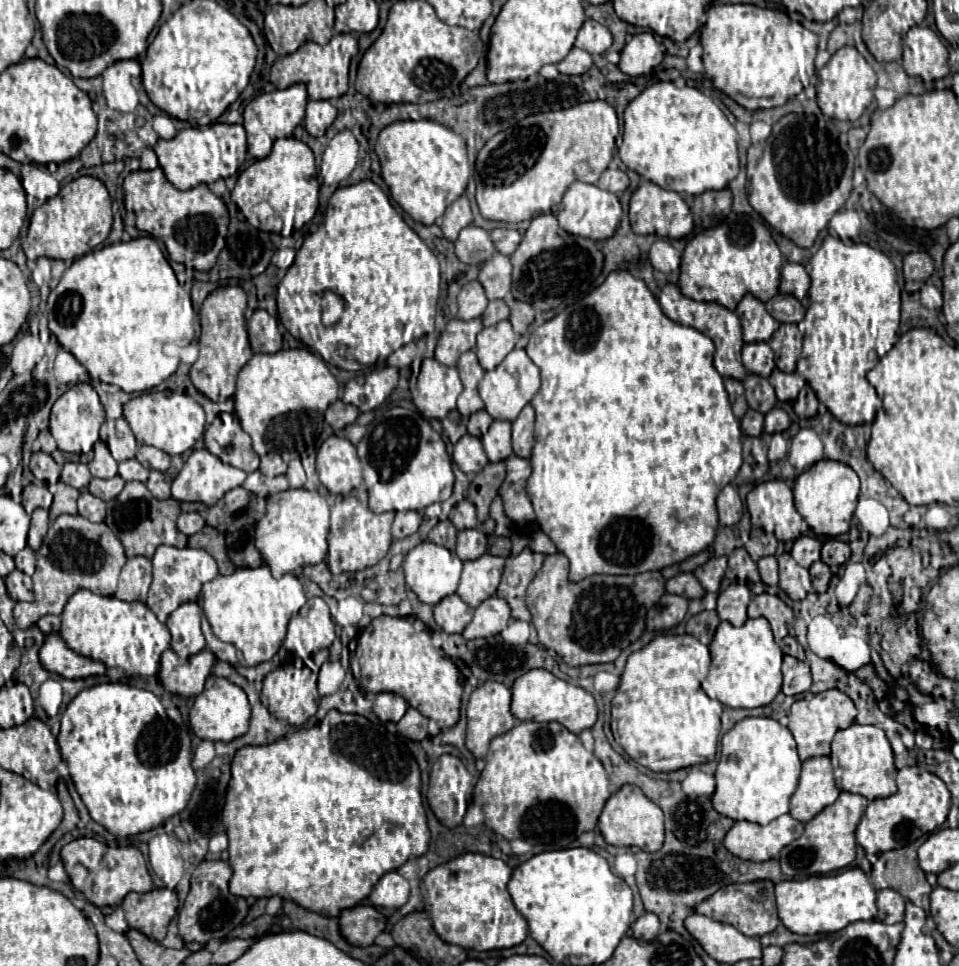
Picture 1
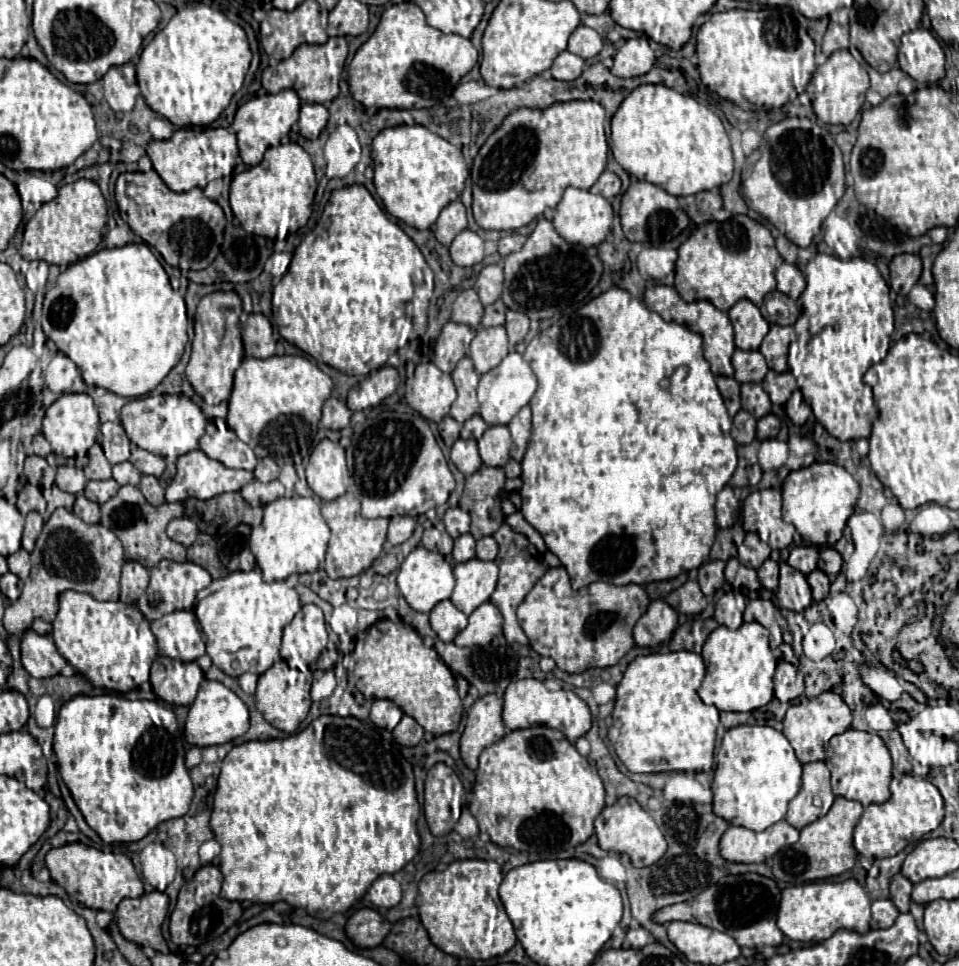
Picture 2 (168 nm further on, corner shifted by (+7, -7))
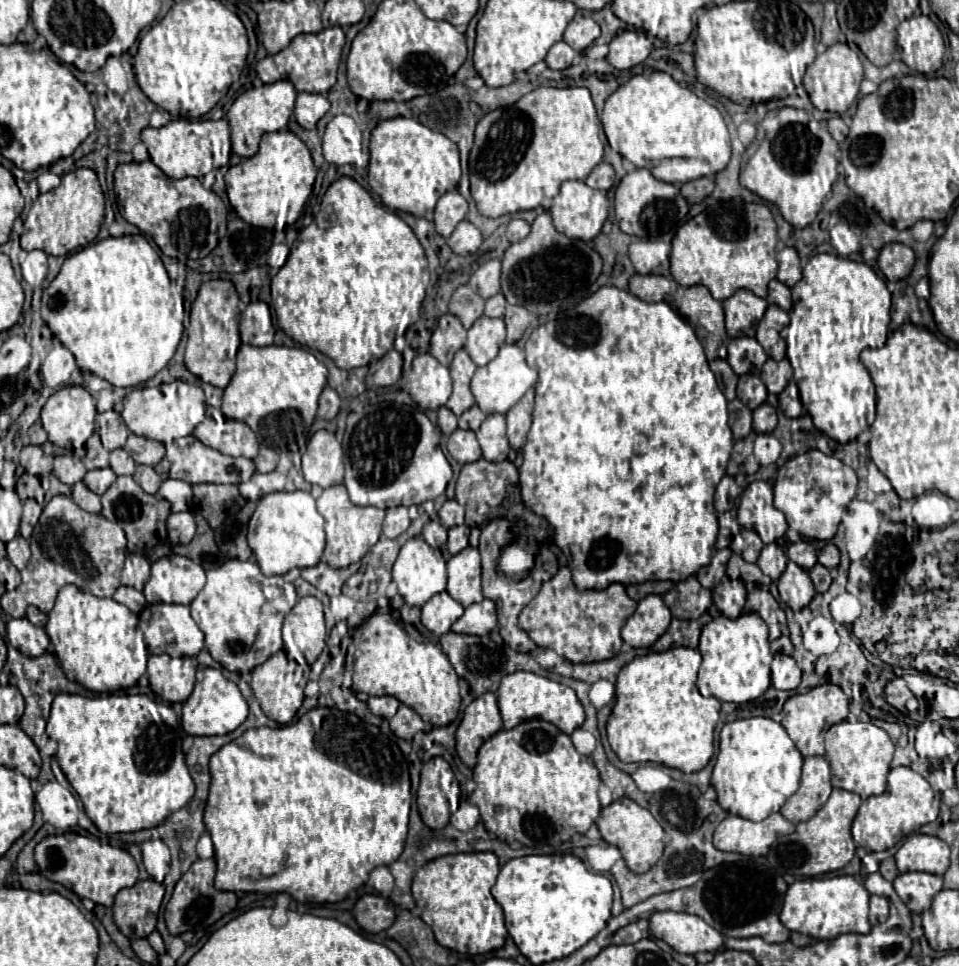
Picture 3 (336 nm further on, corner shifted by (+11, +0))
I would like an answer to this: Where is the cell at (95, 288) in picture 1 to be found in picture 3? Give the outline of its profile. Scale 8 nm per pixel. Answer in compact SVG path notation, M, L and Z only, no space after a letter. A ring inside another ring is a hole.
M125 235L125 237L107 237L103 241L97 241L93 245L87 245L83 247L81 251L75 251L71 253L63 265L61 265L61 271L59 275L51 281L51 285L43 291L43 299L41 299L41 317L43 321L47 323L47 327L53 331L53 335L75 355L77 359L77 365L81 371L89 371L105 381L109 381L113 387L137 387L145 381L149 381L151 377L155 377L169 361L171 357L175 355L175 349L181 341L181 335L183 335L183 295L181 291L175 291L171 287L171 281L169 281L169 275L163 267L163 261L161 257L155 253L155 249L149 245L149 241L143 237L143 235Z

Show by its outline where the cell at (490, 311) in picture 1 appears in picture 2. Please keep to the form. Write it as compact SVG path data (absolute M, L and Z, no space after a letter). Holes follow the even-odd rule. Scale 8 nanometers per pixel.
M497 300L497 304L489 304L485 308L485 316L483 316L481 326L487 328L487 326L499 326L499 324L503 324L505 322L505 312L507 312L507 306L501 300Z

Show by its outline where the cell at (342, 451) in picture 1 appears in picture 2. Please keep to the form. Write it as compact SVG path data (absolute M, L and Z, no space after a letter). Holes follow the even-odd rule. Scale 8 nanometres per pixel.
M321 440L311 452L307 464L309 488L321 500L335 500L343 496L349 486L349 470L345 464L345 450L331 440Z

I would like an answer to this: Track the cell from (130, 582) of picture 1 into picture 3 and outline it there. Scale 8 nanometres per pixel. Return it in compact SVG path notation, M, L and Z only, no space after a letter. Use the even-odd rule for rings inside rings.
M137 553L127 555L123 575L121 575L121 585L135 587L137 591L141 591L147 579L149 579L149 561Z

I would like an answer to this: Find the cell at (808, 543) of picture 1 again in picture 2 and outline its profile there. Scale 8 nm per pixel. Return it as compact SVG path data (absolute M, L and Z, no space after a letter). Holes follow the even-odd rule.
M795 546L789 554L787 564L807 576L817 568L817 560L819 560L819 550L815 546Z

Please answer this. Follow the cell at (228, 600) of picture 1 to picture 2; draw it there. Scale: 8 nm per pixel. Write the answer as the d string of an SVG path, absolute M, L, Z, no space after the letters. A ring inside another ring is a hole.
M259 568L249 572L231 572L225 578L213 580L209 588L197 594L195 604L195 616L201 624L206 654L227 676L235 678L245 672L263 674L279 660L283 628L299 610L299 594L285 582L267 584L261 578Z

